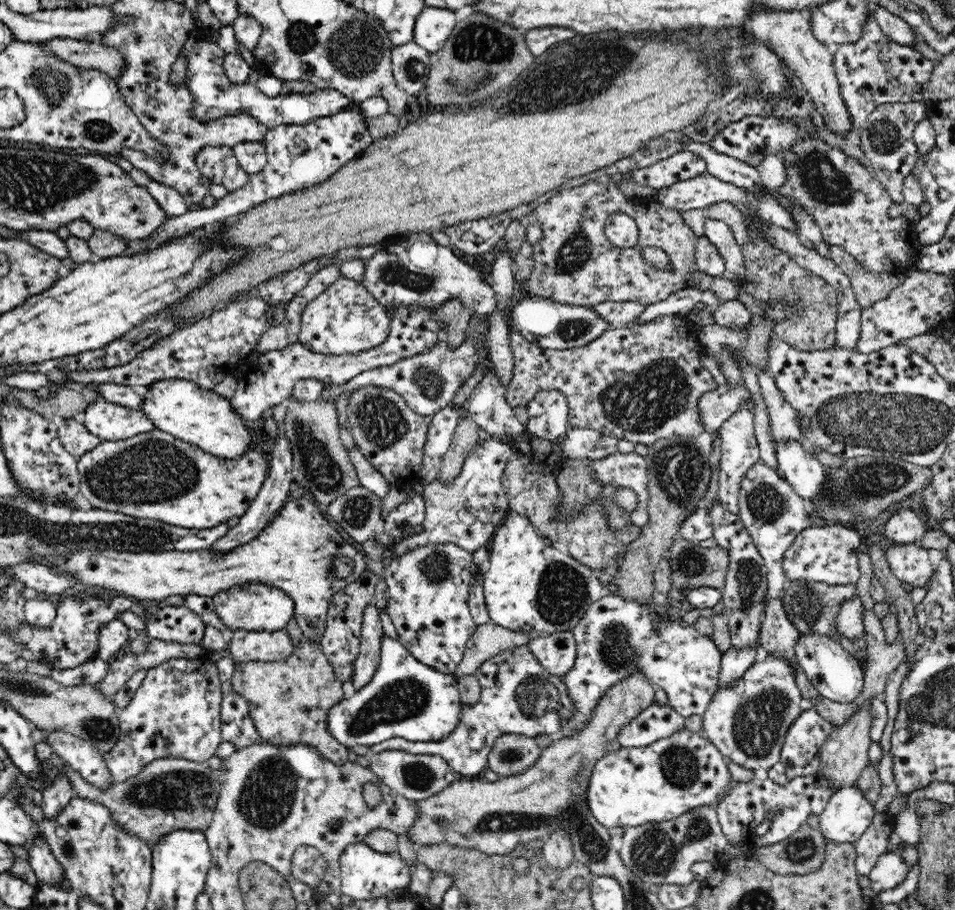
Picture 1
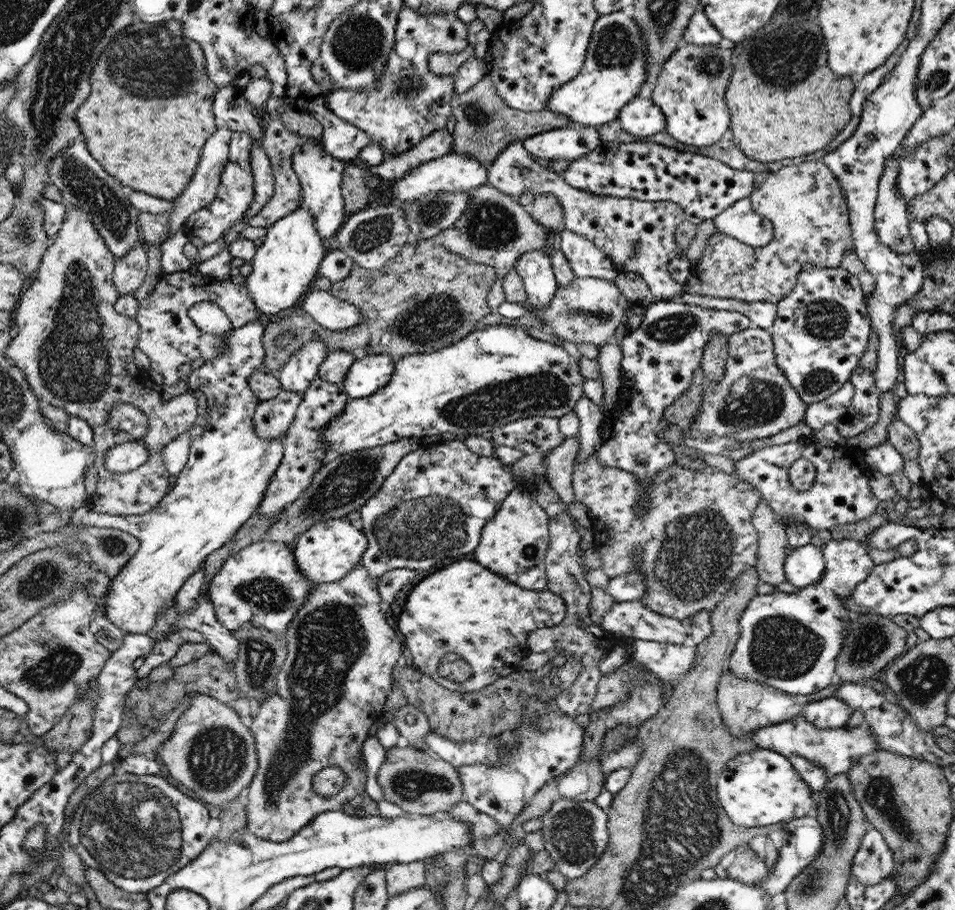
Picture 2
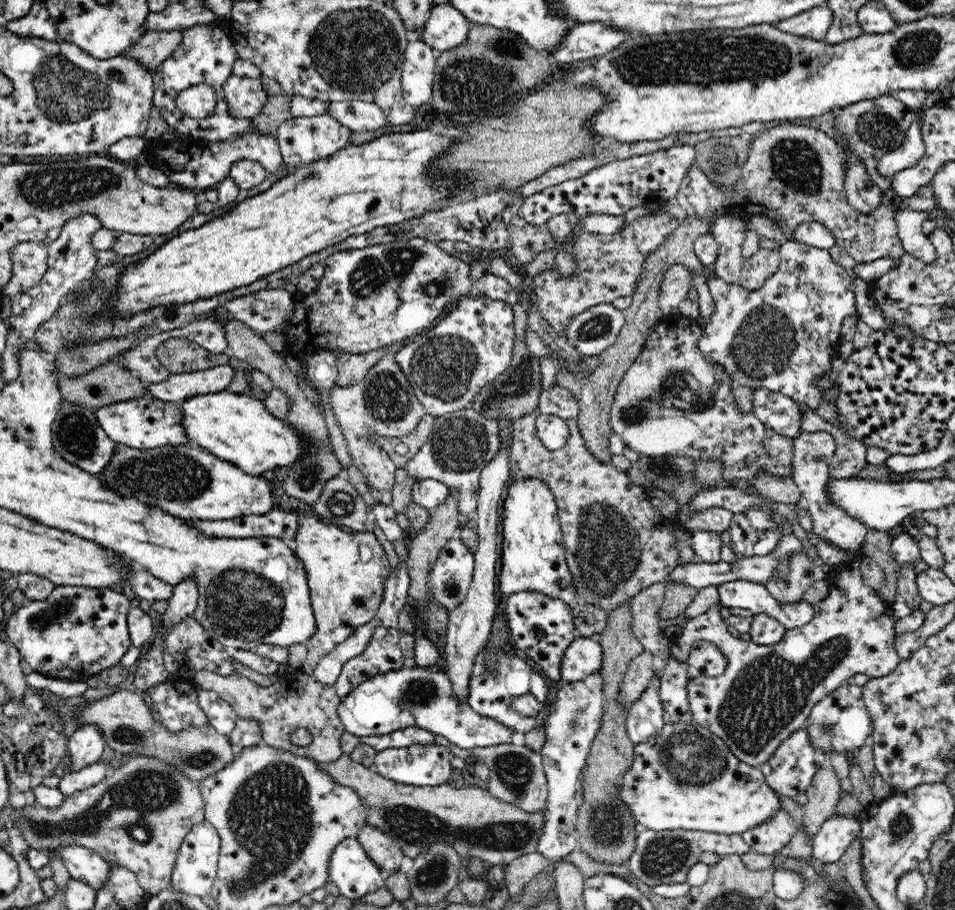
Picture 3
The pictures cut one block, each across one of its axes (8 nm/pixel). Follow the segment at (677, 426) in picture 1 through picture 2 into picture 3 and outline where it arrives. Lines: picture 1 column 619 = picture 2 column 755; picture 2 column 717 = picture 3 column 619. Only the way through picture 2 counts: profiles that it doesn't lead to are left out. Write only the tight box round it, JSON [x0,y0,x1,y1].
[610,316,794,480]

